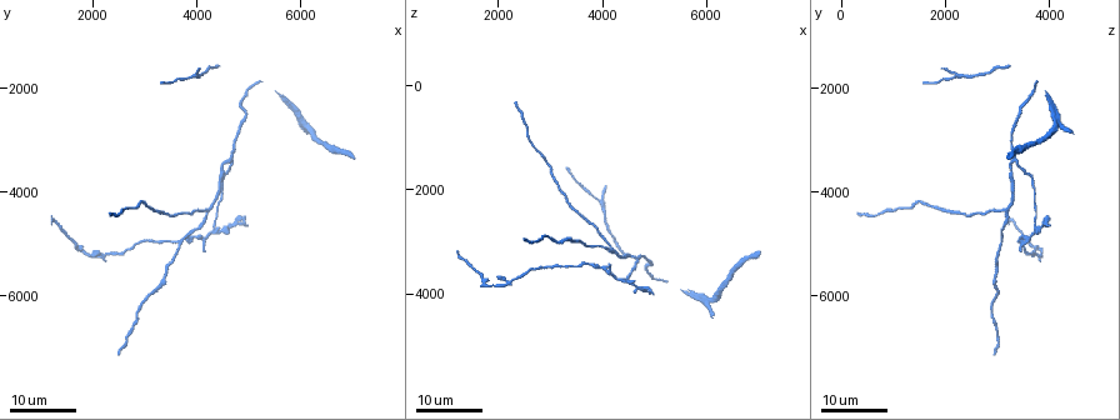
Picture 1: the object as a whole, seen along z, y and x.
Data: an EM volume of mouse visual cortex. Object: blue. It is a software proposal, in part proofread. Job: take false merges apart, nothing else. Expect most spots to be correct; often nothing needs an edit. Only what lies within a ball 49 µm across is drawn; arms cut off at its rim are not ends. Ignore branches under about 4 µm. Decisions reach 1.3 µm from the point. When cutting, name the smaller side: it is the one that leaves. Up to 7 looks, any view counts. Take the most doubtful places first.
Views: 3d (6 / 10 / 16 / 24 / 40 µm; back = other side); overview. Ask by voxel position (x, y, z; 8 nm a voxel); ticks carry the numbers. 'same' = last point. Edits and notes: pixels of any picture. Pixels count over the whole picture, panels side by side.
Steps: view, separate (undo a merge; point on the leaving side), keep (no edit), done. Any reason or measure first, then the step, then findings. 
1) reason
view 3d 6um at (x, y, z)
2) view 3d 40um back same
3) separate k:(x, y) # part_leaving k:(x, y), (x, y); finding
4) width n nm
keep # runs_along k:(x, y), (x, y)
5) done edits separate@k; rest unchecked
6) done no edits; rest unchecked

three-way junction
view 3d 16um at (4400, 4750, 3750)

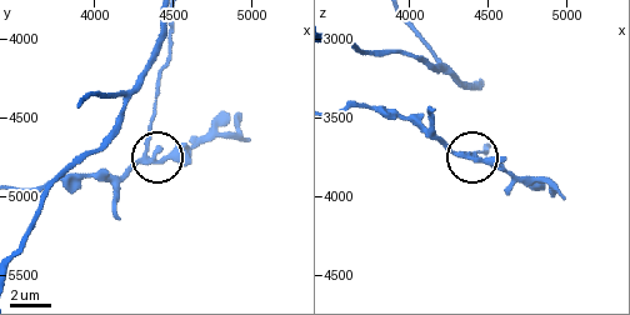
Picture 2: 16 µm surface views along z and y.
zoom in
view 3d 10um at (4380, 4780, 3740)

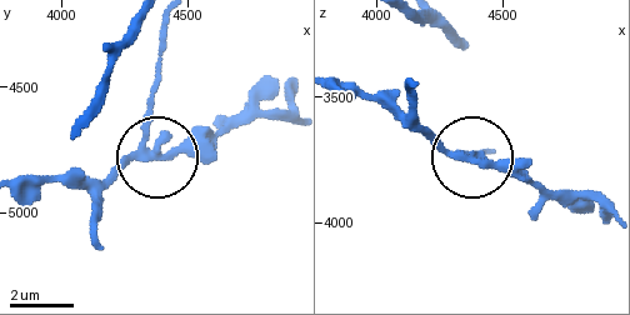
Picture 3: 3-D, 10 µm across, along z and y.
side_arm 5 um; arms 3
separate 3:(188, 151) # a second neuron is stuck on

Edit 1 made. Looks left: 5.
redraw
view overview

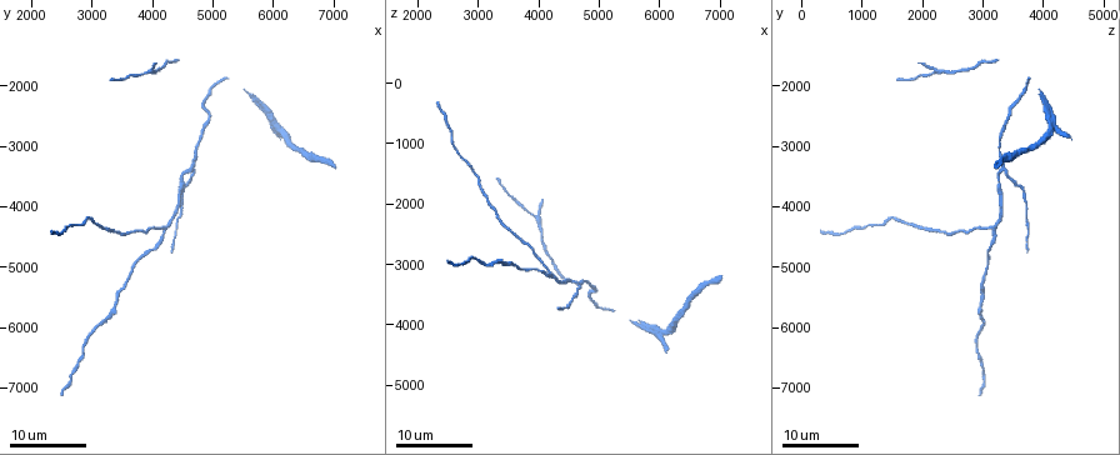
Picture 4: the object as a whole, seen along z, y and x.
three arms meet
view 3d 24um at (4250, 4350, 3150)

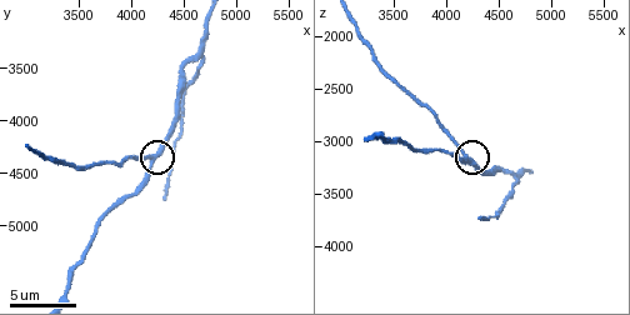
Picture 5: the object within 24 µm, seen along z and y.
view 3d 10um at (4220, 4360, 3180)

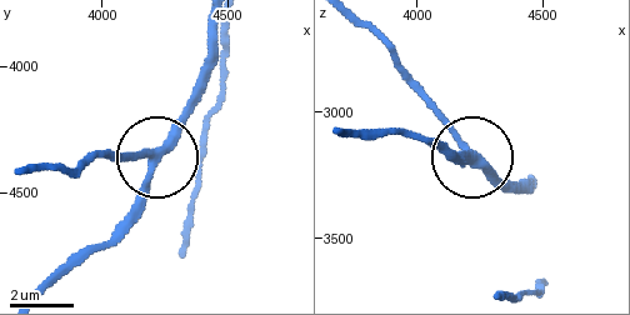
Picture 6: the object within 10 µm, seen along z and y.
width 270 nm
keep # runs_along 6:(214, 25), (201, 98), (155, 163), (136, 224); one neuron here

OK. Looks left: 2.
branch point
view 3d 10um at (4620, 3400, 3300)

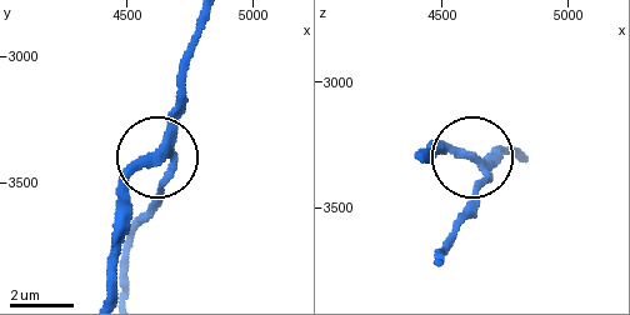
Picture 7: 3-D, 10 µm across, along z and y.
view 3d 10um back at (4620, 3370, 3310)

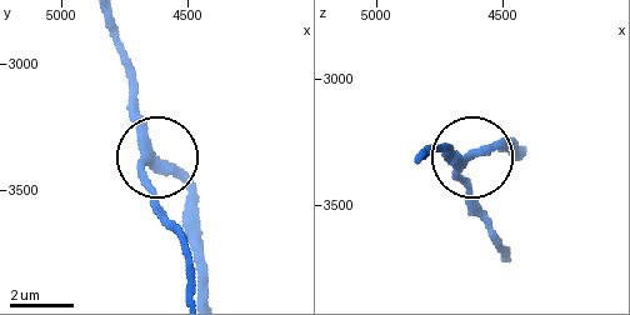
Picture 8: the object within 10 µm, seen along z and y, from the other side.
width 270 nm
keep # one neuron here

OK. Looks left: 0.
done edits separate@3; rest unchecked

